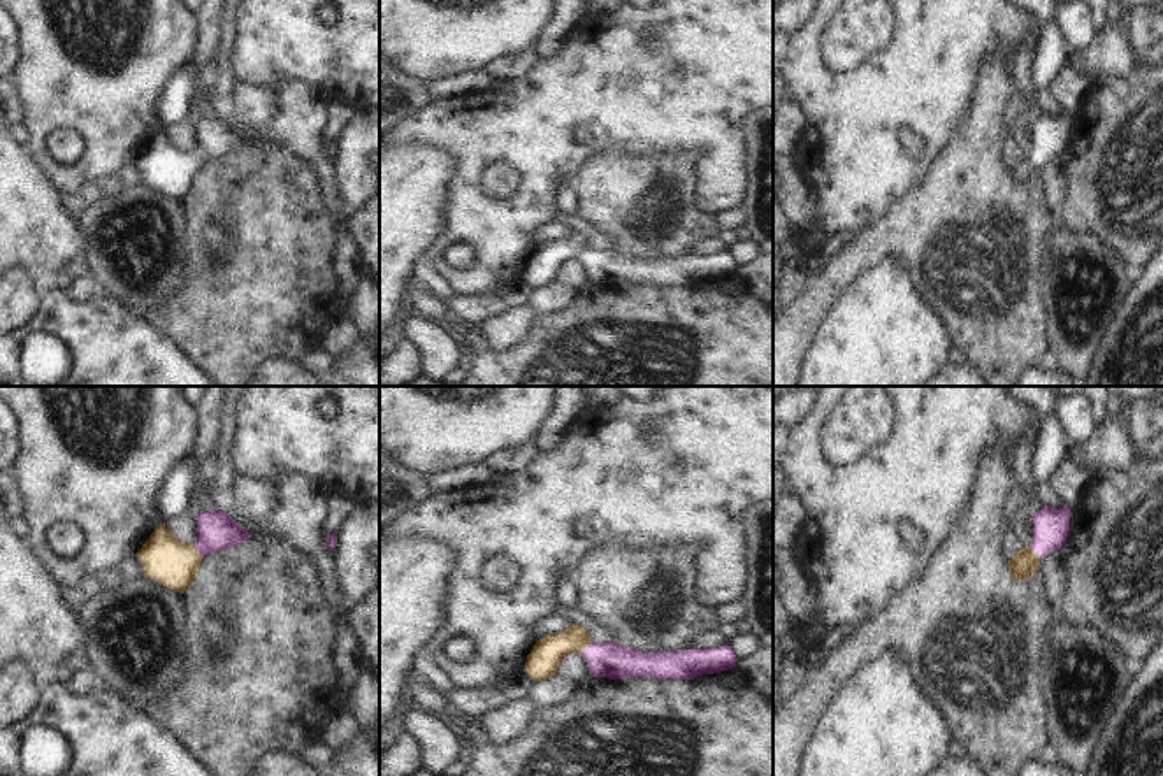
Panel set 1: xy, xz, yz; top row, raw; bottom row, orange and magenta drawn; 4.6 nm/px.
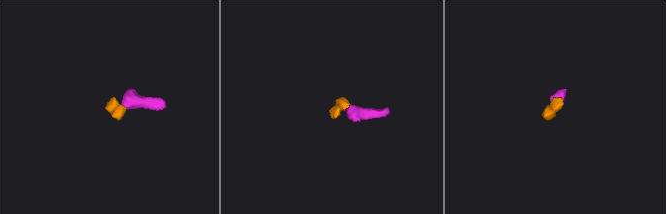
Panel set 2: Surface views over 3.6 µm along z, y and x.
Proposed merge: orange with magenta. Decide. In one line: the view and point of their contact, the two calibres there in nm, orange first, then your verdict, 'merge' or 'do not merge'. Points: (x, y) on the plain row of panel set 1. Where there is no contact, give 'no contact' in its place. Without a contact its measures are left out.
contact xy (197, 158); calibres 220 and 180 nm; merge

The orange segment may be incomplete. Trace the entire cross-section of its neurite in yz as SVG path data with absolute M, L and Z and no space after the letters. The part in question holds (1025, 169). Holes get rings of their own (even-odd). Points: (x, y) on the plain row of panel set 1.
M1044 112L1040 119L1031 123L1033 128L1033 147L1028 154L1019 156L1008 176L1014 186L1028 186L1035 181L1040 167L1054 158L1061 156L1070 139L1072 116L1066 112L1054 116Z

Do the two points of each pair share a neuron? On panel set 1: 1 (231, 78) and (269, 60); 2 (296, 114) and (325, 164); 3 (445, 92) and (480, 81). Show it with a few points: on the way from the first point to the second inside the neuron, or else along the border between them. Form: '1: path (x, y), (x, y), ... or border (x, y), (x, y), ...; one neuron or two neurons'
1: border (238, 32), (232, 43), (232, 69), (239, 78); two neurons
2: path (301, 127), (315, 151); one neuron
3: path (454, 90), (471, 85); one neuron

